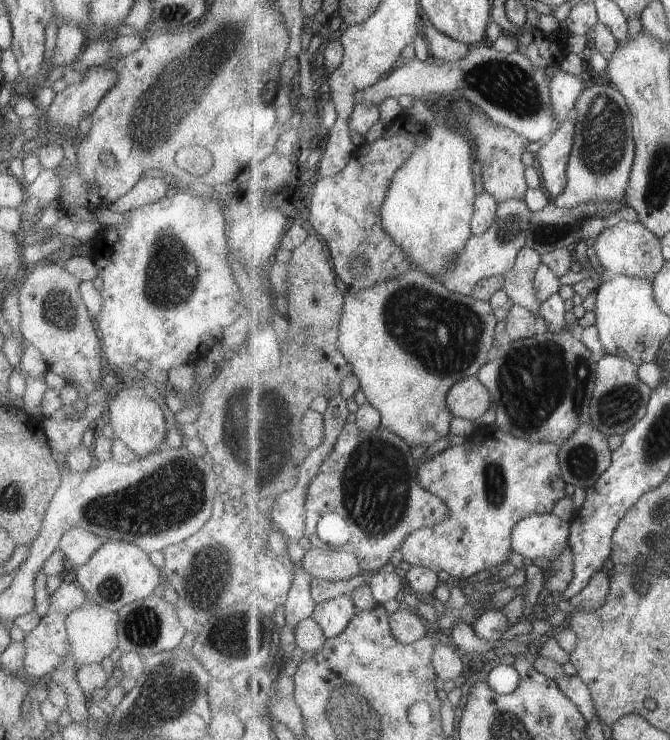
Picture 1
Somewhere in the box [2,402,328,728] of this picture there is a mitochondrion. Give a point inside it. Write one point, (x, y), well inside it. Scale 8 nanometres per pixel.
(169, 497)

